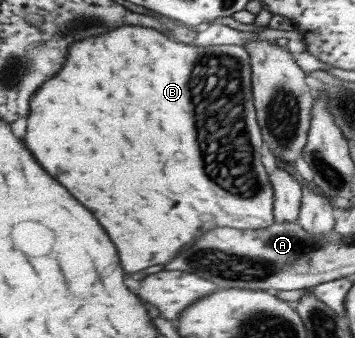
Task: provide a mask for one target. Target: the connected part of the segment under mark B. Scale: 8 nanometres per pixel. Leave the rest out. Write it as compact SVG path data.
M123 25L119 28L113 28L115 31L109 33L96 35L93 39L85 39L85 41L75 41L70 47L67 65L65 69L59 72L57 77L53 77L48 82L45 82L41 86L41 91L37 91L35 99L32 99L33 109L31 109L31 117L29 119L29 129L27 129L27 139L25 143L29 143L29 149L33 151L33 155L37 155L37 159L41 159L41 165L55 177L59 179L59 183L65 183L65 187L69 187L69 191L73 191L73 195L77 195L77 199L81 199L81 203L85 203L85 207L89 207L97 219L101 219L101 225L105 227L105 231L109 231L109 235L113 235L113 243L117 243L117 249L121 251L121 263L125 263L125 269L129 273L139 273L147 267L153 267L153 265L165 265L169 261L173 261L177 255L179 255L179 247L185 247L187 243L191 243L195 237L199 237L201 233L207 233L215 227L233 227L241 230L249 229L265 229L272 225L272 203L273 203L273 188L267 179L267 173L265 169L261 167L259 163L259 147L261 147L261 135L259 135L259 127L255 123L255 113L253 113L253 84L252 84L252 55L245 46L241 45L197 45L193 47L192 43L177 43L177 41L171 41L167 35L155 31L155 28L147 28L137 25Z

